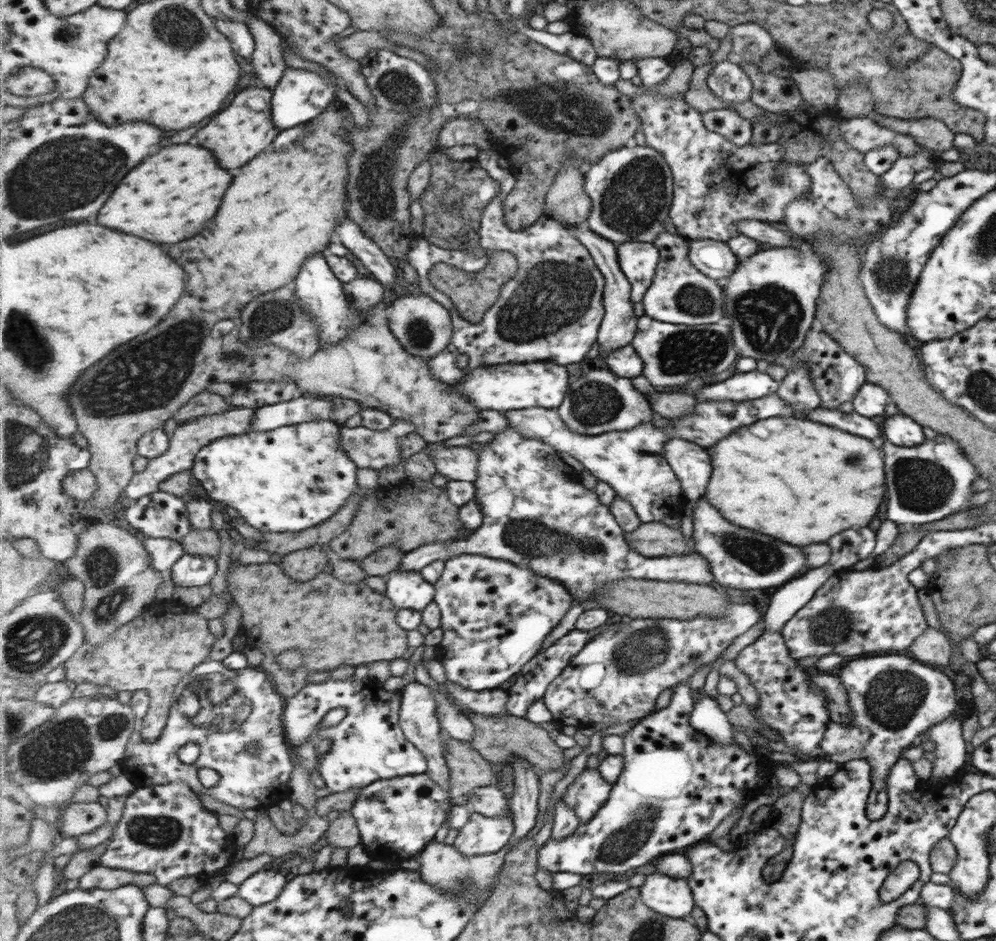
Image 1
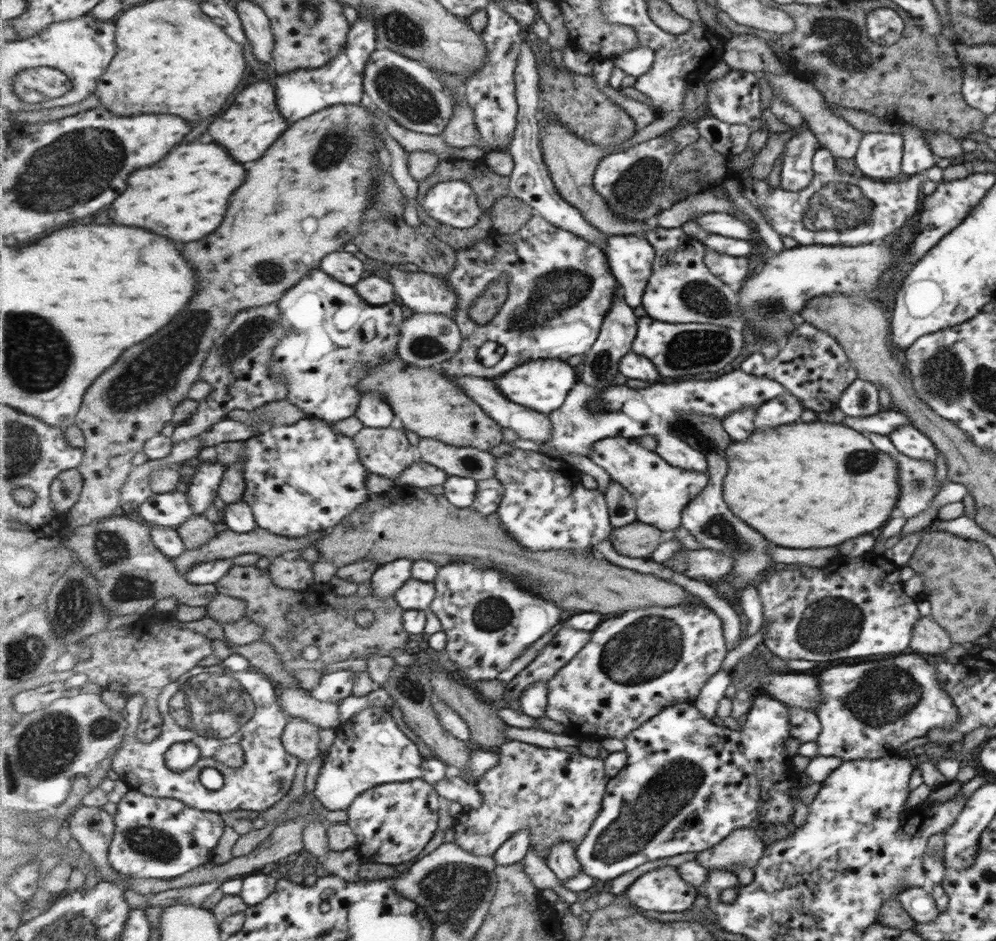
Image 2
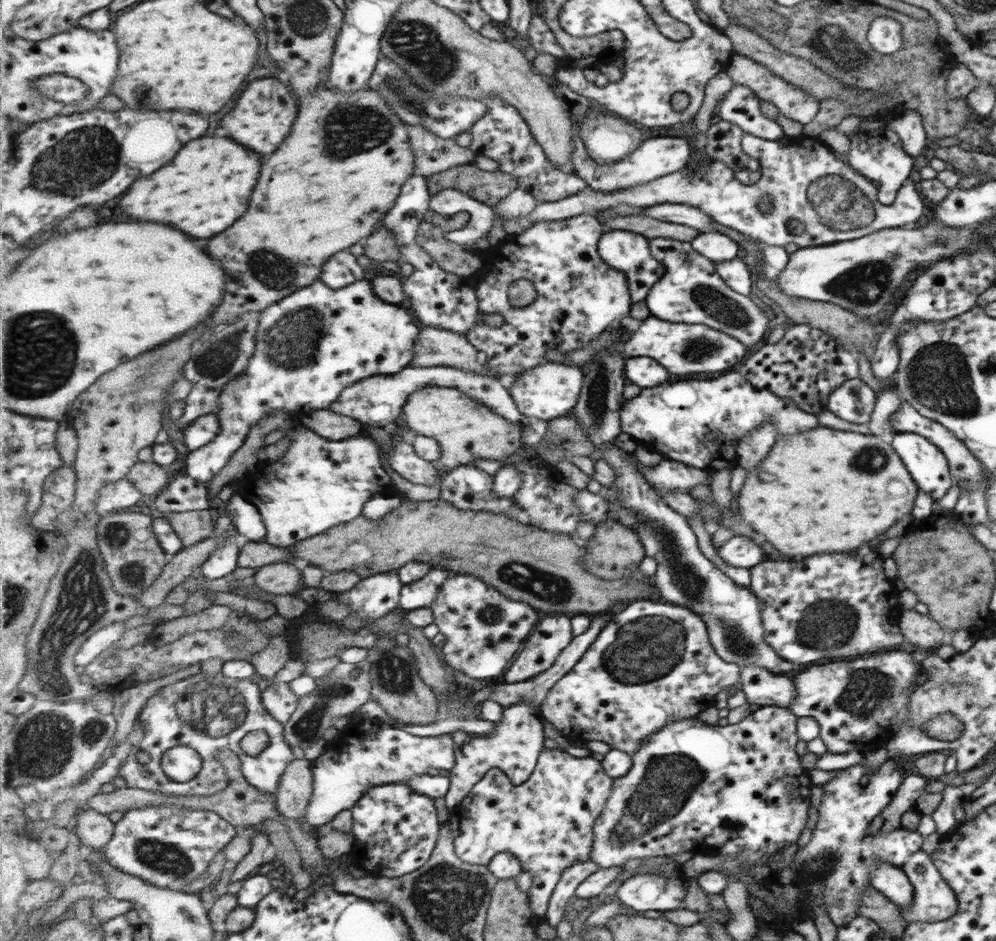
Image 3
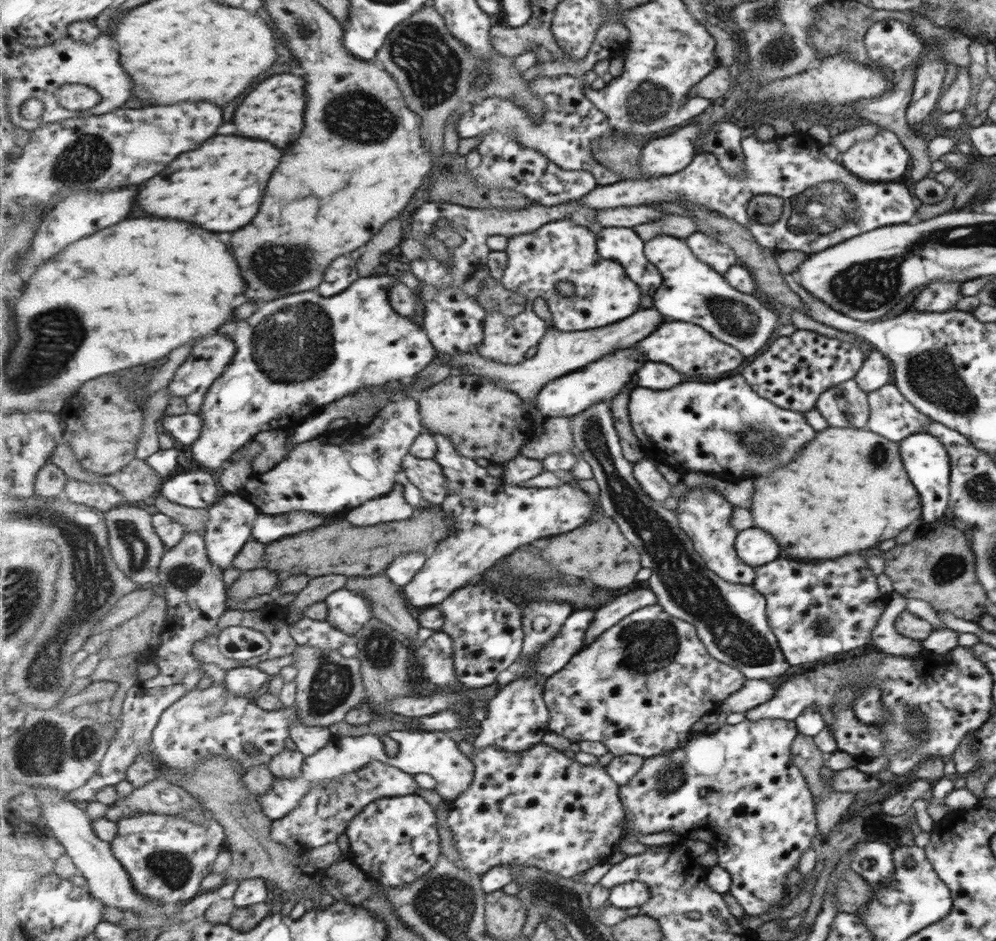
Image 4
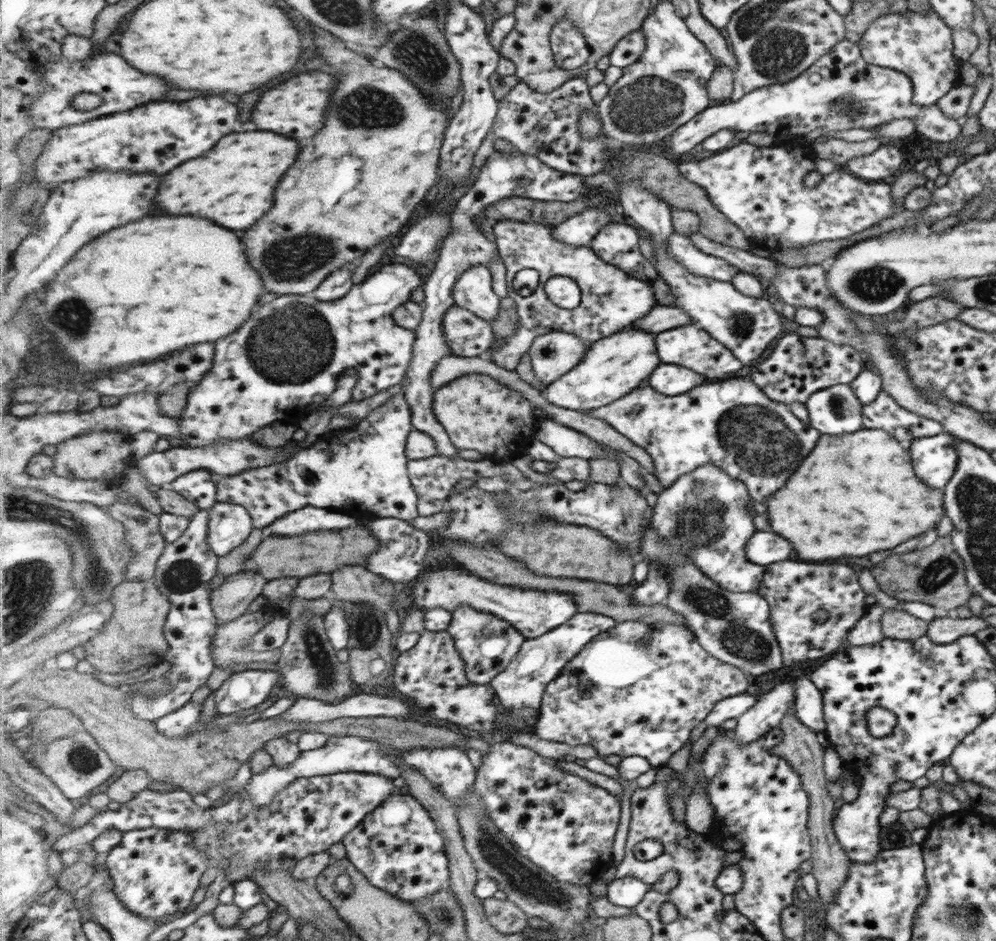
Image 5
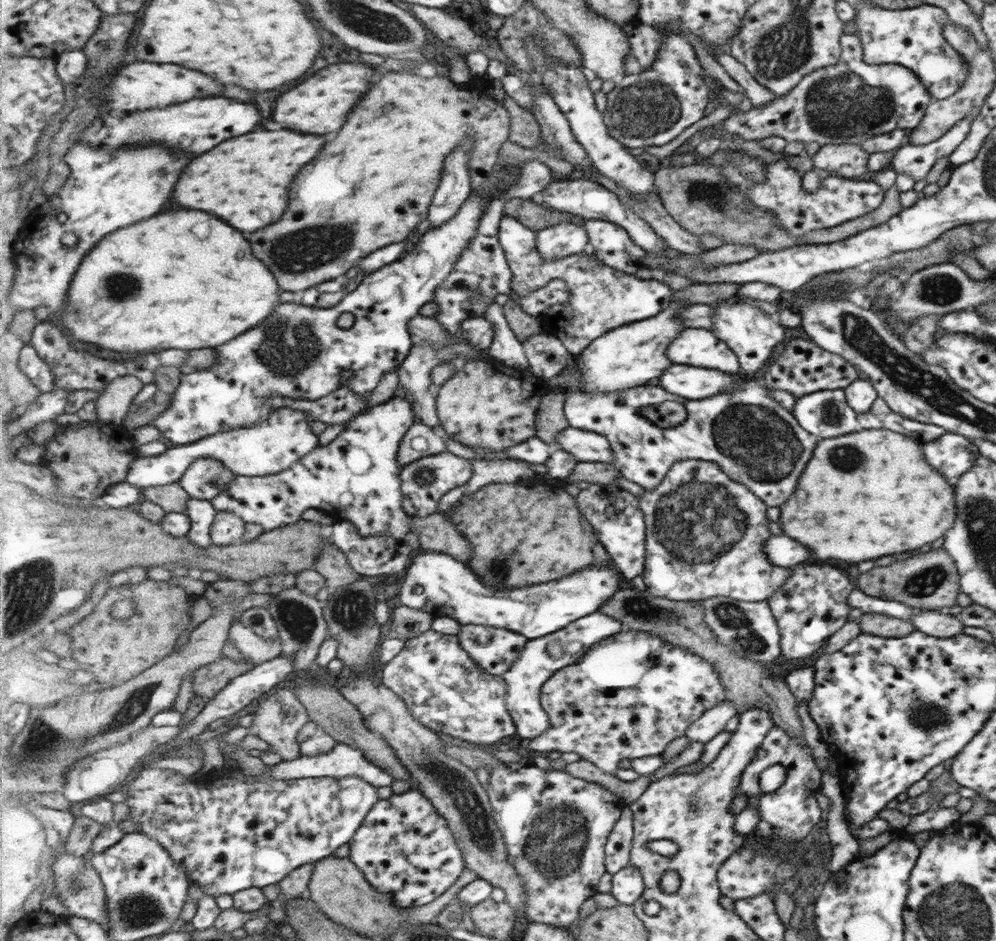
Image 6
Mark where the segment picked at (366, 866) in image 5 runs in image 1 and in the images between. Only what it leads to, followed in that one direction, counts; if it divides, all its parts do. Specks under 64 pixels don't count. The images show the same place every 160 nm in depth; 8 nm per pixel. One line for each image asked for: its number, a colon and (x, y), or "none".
1: (398, 818)
2: (394, 822)
3: (396, 829)
4: (396, 841)

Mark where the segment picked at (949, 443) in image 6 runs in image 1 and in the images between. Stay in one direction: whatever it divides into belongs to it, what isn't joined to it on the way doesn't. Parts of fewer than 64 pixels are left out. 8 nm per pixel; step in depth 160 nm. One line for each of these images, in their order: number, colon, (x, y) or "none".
1: (899, 431)
2: (908, 440)
3: (925, 462)
4: (926, 461)
5: (934, 457)

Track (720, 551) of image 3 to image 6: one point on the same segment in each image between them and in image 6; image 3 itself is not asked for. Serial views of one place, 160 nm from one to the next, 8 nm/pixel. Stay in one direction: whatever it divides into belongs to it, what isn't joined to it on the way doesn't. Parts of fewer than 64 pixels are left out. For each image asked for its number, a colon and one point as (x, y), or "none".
4: (755, 548)
5: (763, 548)
6: (782, 551)

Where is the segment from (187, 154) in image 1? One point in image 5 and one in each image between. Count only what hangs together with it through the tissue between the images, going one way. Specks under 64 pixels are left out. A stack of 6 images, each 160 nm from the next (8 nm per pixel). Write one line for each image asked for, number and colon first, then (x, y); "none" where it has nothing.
2: (185, 197)
3: (206, 189)
4: (214, 186)
5: (249, 165)

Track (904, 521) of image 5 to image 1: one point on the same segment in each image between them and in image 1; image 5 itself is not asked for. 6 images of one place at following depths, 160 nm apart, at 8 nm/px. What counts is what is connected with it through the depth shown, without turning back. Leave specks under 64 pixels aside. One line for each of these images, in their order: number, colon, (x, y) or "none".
1: (800, 482)
2: (802, 485)
3: (825, 491)
4: (847, 490)

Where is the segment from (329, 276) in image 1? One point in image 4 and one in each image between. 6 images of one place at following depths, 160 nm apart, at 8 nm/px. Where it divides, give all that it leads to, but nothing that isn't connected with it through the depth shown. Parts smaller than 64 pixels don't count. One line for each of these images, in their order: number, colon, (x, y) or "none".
2: (335, 337)
3: (313, 344)
4: (297, 354)

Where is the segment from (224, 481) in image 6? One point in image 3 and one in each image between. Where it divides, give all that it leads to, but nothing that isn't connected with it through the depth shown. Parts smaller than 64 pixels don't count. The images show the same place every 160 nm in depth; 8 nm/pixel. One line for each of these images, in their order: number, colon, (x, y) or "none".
3: (184, 494)
4: (196, 489)
5: (199, 487)

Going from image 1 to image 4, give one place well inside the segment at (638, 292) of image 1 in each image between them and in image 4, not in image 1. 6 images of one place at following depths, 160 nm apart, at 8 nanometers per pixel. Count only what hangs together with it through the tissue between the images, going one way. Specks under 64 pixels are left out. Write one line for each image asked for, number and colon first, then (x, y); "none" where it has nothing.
2: (631, 259)
3: (630, 252)
4: (621, 244)

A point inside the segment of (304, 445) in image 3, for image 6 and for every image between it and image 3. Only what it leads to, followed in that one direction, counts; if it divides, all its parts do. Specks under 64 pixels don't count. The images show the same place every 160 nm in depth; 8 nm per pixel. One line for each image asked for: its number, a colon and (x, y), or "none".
4: (330, 479)
5: (362, 473)
6: (356, 478)

